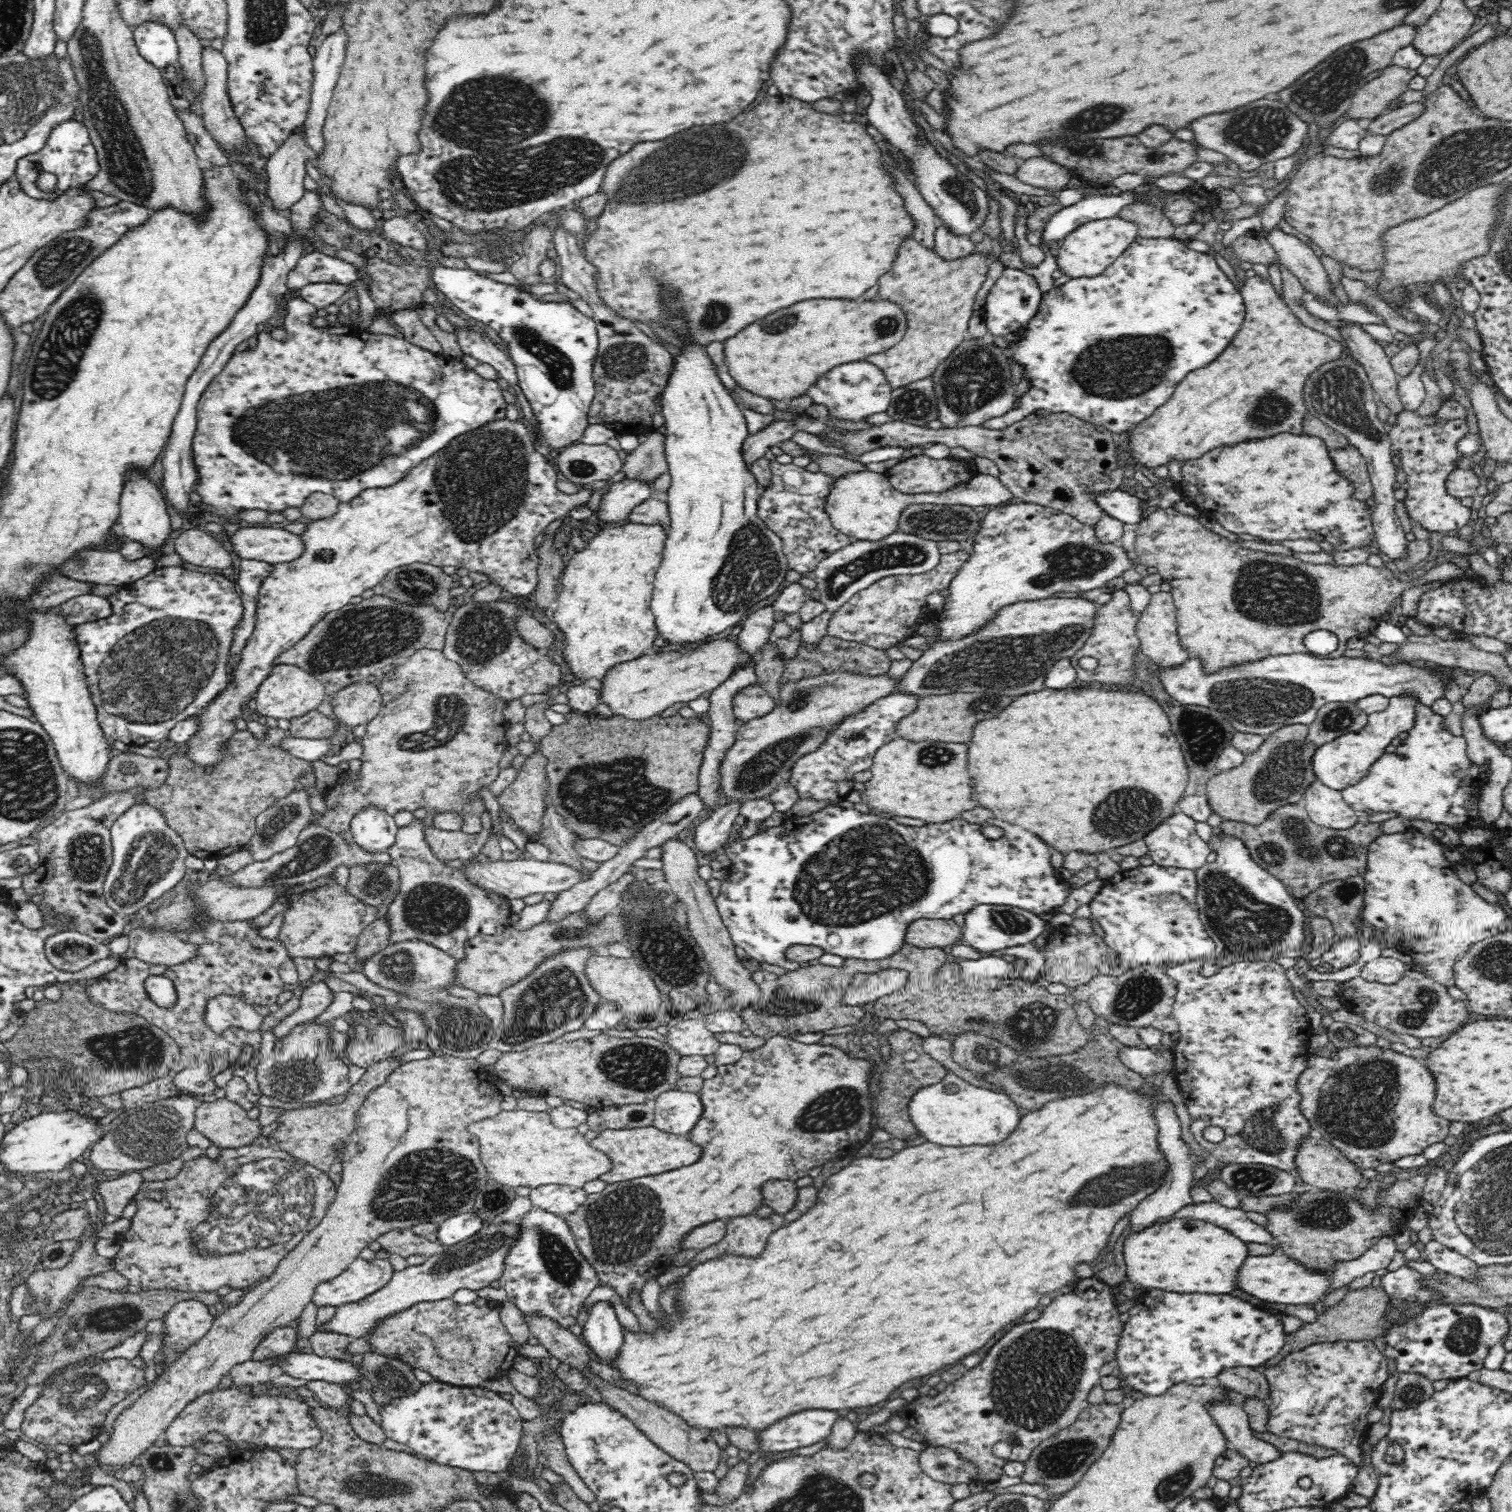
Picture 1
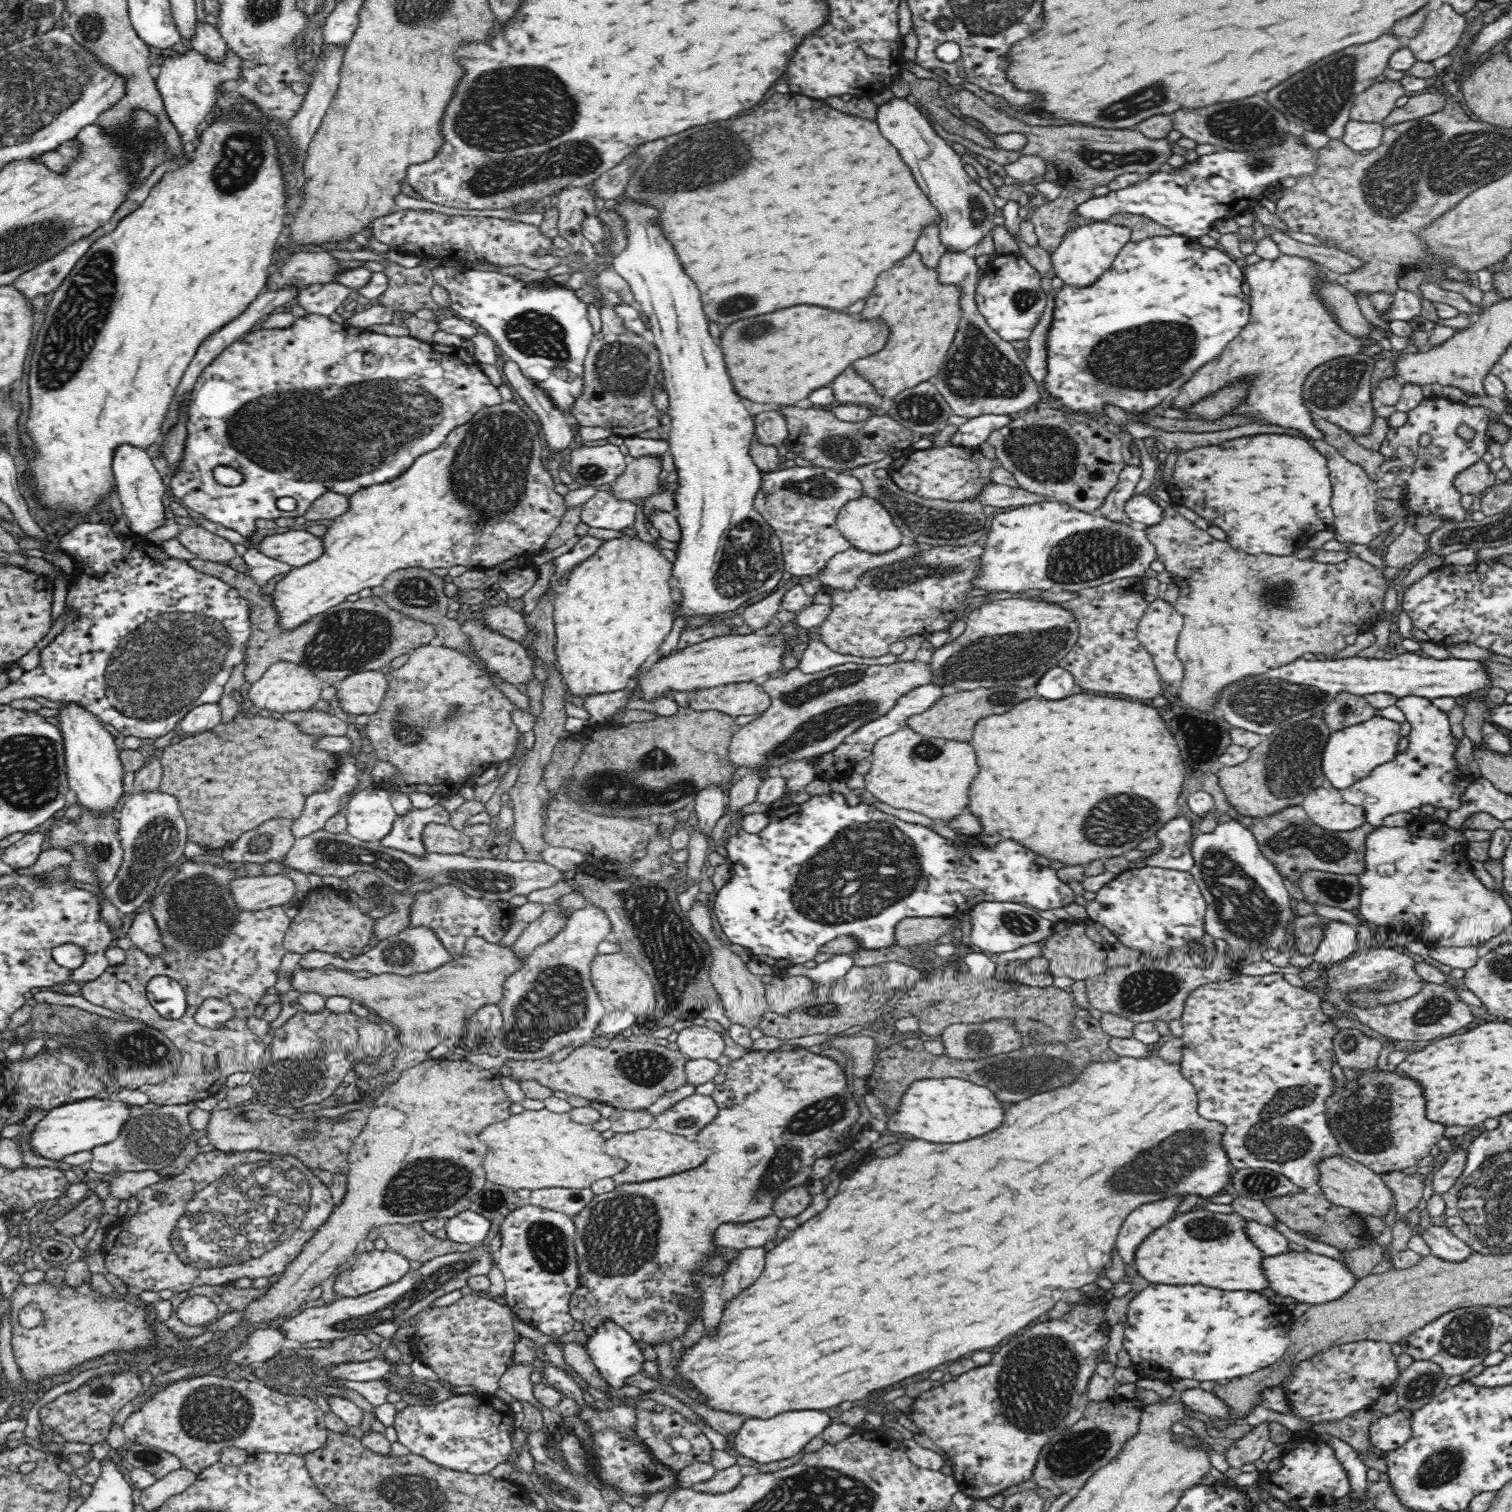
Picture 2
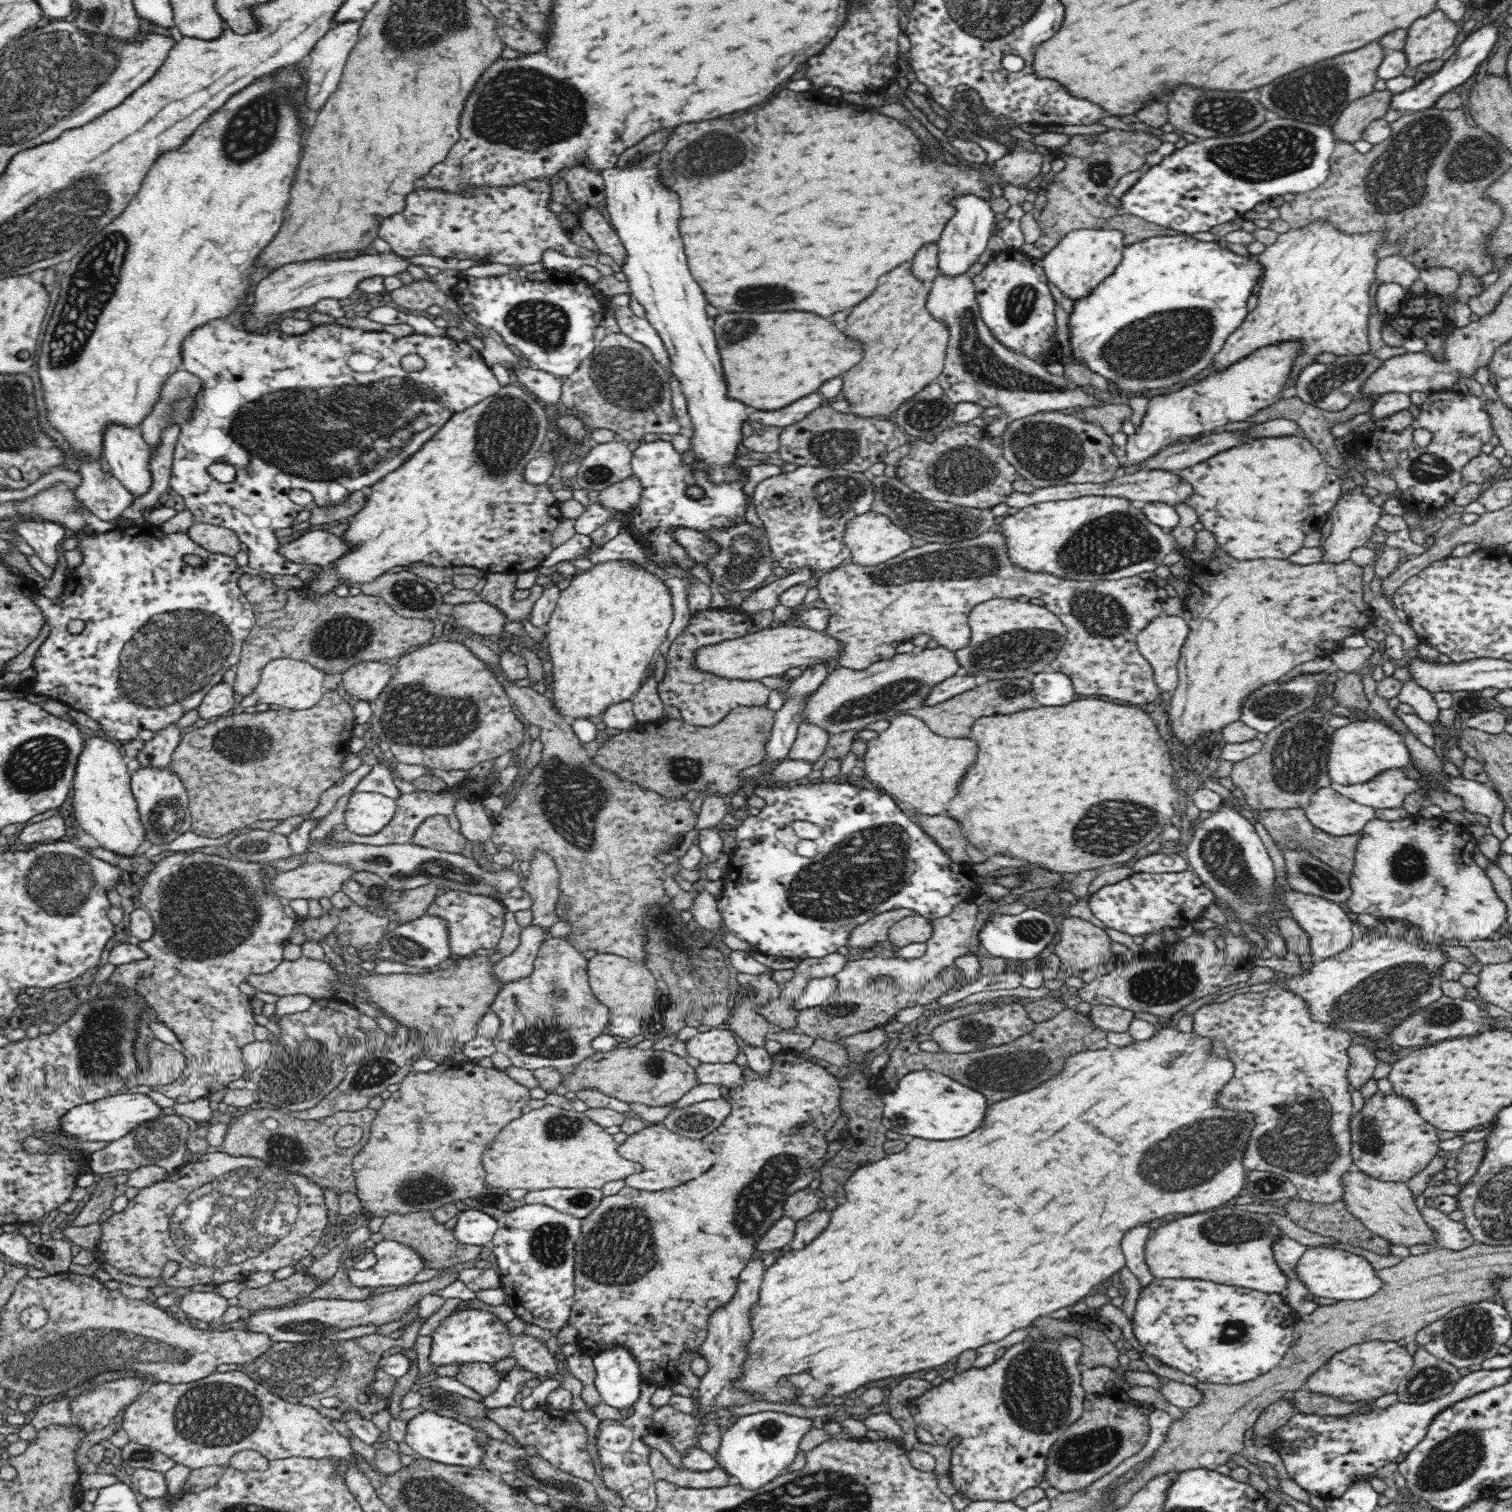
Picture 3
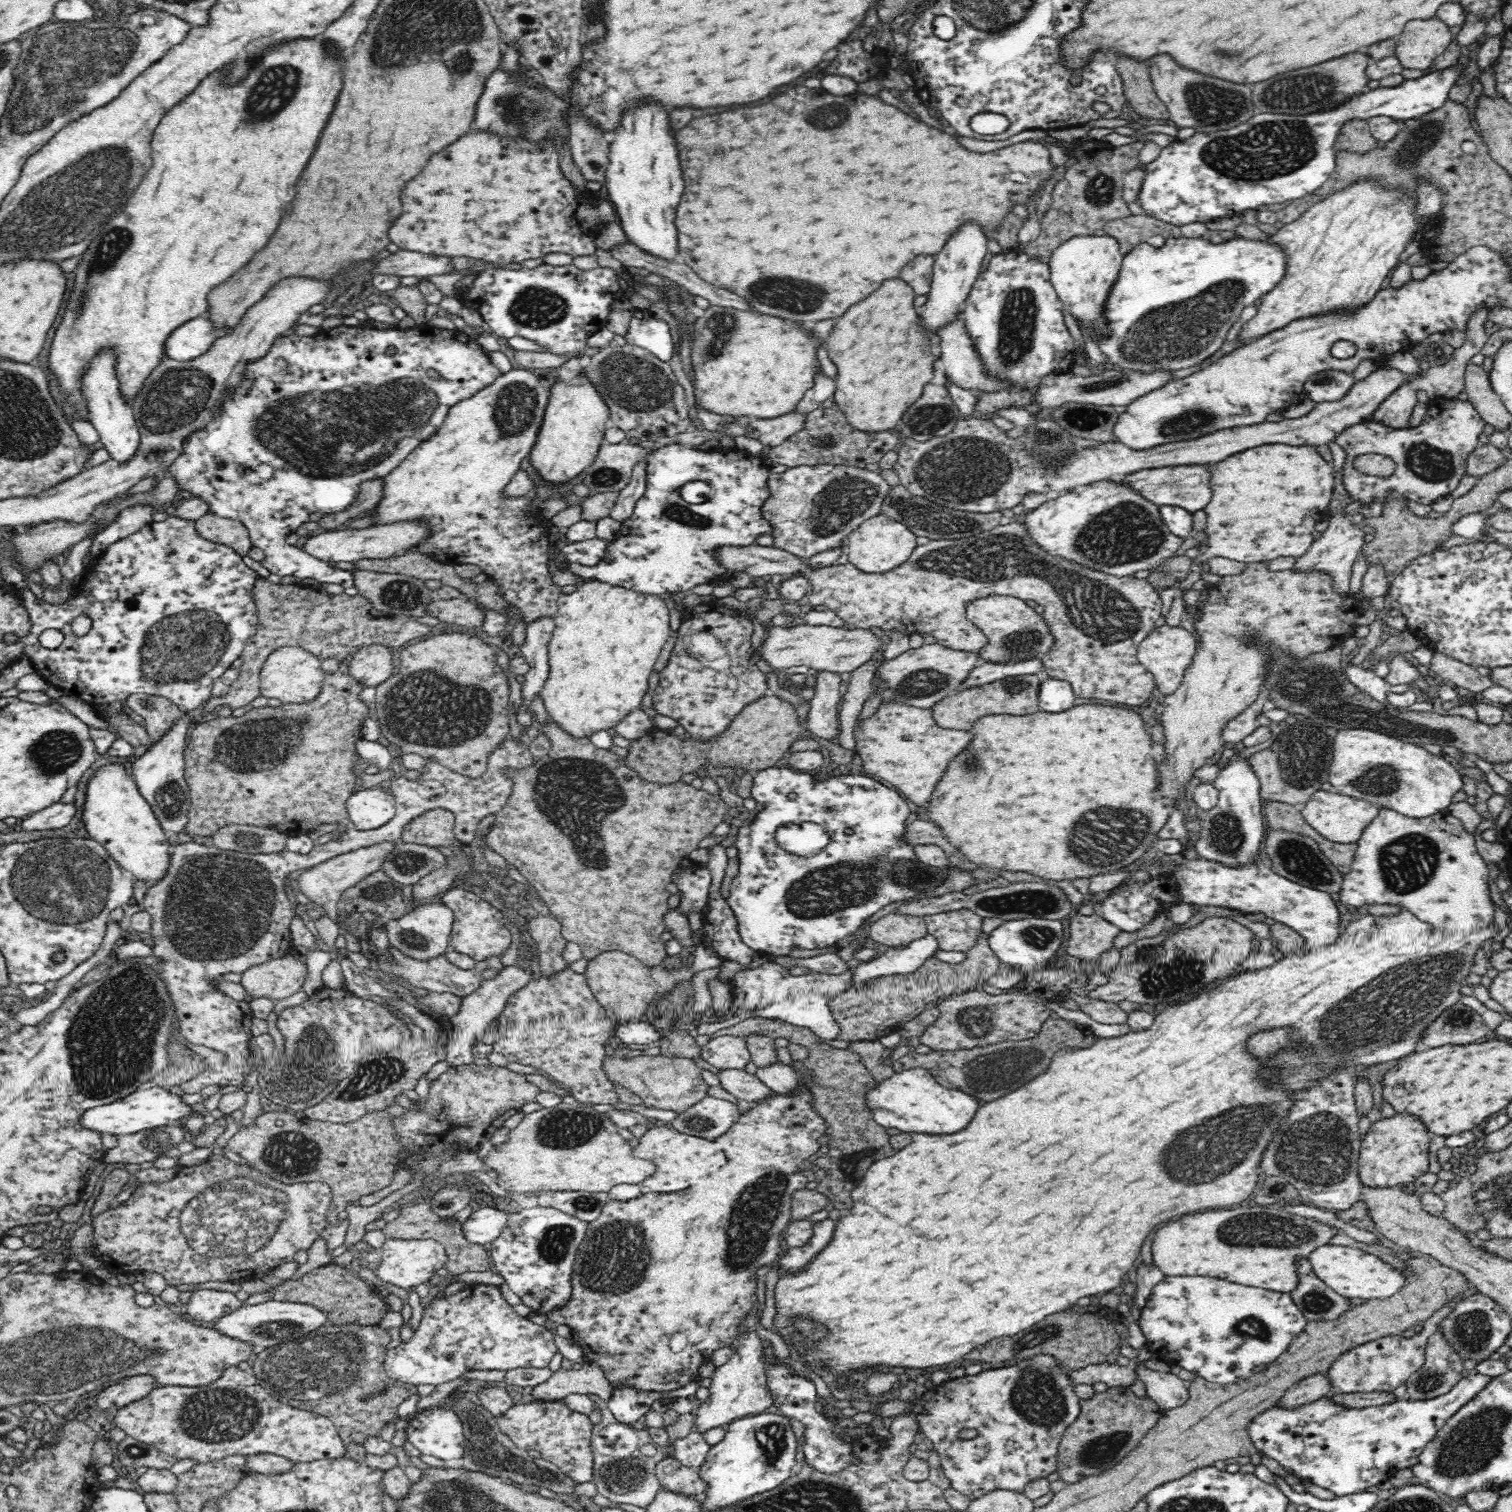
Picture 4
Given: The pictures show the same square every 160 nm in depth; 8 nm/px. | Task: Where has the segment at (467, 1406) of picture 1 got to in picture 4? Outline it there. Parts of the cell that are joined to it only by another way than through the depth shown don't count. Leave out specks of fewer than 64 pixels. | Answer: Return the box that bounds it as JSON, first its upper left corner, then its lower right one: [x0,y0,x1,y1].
[406,1409,465,1461]

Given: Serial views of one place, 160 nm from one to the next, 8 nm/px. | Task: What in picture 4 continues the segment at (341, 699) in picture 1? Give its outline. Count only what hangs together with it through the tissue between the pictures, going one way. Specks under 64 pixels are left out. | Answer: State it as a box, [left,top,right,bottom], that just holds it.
[346,645,394,687]

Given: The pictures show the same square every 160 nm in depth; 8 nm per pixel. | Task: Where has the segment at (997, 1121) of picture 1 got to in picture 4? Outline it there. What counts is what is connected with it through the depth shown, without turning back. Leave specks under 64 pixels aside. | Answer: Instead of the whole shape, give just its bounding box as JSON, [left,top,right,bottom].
[866,1068,979,1134]

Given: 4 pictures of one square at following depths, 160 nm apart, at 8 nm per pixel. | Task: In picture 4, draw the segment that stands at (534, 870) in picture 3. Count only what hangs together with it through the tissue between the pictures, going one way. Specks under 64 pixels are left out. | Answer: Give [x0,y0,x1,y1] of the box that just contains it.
[528,914,569,976]

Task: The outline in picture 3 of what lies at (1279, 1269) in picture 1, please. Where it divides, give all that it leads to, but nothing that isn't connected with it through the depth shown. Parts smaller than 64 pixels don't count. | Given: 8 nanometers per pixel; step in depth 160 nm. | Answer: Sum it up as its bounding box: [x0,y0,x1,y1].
[1294,1247,1382,1301]

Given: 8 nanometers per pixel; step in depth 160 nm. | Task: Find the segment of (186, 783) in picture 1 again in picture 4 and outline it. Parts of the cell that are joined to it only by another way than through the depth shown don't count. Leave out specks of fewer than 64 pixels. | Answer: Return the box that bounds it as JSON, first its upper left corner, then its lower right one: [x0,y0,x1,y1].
[182,670,368,836]

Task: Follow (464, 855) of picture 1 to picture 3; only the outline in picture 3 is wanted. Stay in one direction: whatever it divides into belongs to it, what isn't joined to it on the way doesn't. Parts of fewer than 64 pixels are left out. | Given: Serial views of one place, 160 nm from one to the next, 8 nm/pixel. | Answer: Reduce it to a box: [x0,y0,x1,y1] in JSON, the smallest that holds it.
[412,815,468,854]

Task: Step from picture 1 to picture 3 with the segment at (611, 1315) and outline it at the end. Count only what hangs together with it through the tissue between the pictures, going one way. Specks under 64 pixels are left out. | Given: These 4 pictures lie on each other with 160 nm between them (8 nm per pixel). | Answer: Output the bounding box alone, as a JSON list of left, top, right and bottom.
[591,1344,642,1410]

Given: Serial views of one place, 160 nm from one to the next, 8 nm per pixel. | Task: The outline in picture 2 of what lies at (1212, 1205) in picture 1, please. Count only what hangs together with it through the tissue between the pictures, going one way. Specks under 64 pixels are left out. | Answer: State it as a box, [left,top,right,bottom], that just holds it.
[1242,1218,1288,1256]

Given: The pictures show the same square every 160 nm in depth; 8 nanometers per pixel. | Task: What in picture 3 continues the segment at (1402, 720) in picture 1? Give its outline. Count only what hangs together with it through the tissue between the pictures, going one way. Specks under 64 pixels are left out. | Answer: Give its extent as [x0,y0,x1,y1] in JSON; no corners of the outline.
[1327,720,1412,786]

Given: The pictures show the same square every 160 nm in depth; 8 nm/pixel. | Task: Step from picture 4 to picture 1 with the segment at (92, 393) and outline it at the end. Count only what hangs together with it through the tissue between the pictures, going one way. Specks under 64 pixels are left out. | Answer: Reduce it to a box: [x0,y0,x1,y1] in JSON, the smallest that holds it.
[118,472,171,561]

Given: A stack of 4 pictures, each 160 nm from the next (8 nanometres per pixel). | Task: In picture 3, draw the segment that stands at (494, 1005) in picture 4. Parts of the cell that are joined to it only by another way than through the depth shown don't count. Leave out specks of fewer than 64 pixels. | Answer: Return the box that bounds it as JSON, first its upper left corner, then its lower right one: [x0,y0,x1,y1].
[496,925,548,985]

